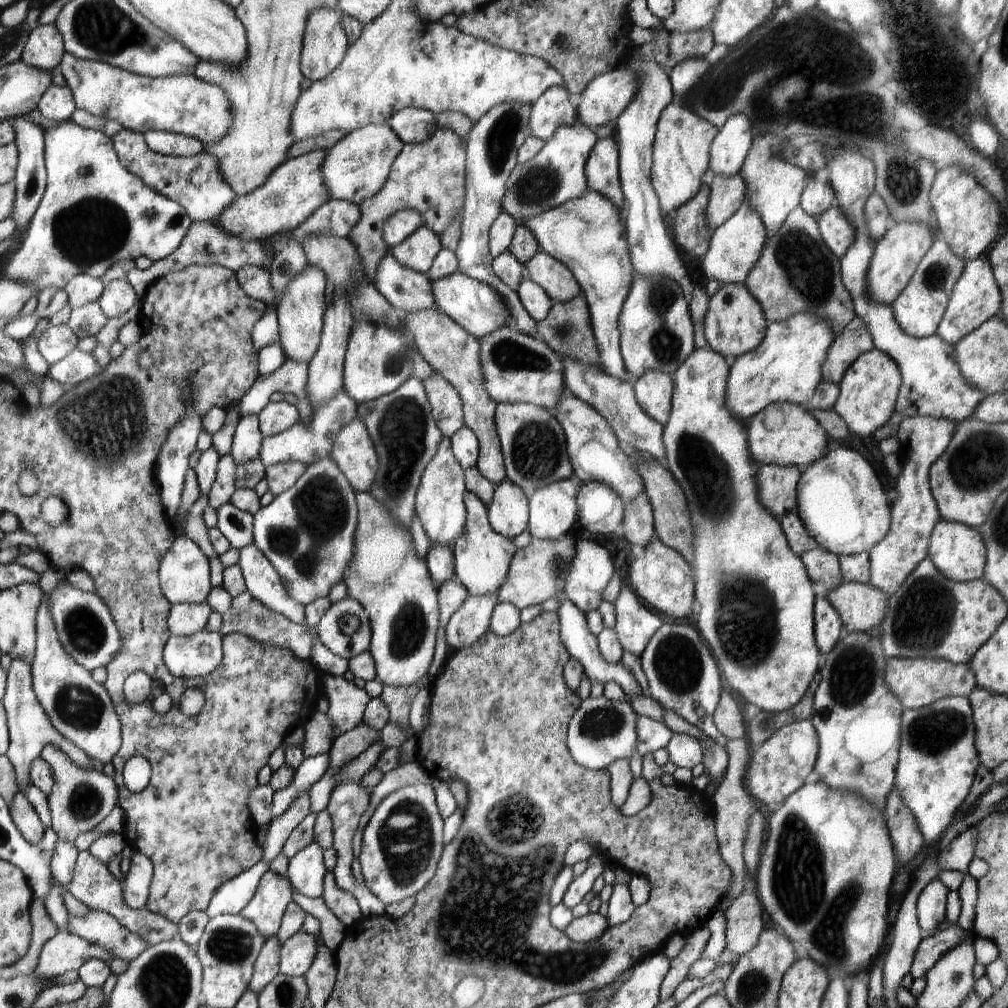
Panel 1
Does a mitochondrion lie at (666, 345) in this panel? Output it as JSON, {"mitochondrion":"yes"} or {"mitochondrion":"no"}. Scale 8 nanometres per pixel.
{"mitochondrion":"yes"}

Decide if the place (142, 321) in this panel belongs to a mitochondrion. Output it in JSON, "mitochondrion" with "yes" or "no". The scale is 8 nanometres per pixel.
{"mitochondrion":"no"}

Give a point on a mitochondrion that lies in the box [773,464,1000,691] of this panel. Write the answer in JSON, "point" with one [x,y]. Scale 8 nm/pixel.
{"point":[924,617]}

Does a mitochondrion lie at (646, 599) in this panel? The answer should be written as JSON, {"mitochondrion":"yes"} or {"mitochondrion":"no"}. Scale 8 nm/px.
{"mitochondrion":"no"}

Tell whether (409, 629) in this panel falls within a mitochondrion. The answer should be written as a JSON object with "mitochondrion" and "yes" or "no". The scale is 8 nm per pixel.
{"mitochondrion":"yes"}

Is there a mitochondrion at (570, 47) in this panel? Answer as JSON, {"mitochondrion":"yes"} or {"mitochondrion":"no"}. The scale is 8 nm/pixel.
{"mitochondrion":"yes"}

